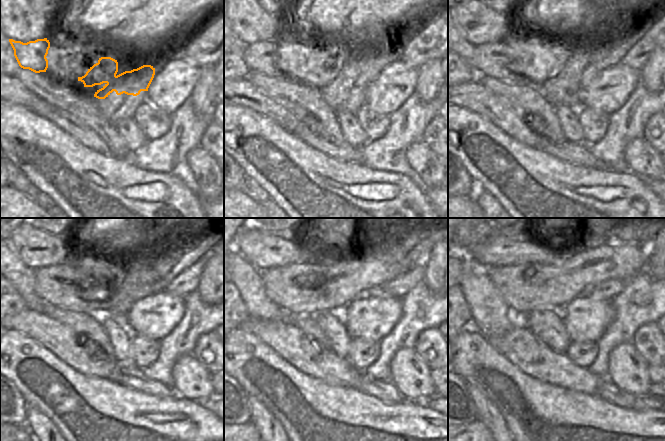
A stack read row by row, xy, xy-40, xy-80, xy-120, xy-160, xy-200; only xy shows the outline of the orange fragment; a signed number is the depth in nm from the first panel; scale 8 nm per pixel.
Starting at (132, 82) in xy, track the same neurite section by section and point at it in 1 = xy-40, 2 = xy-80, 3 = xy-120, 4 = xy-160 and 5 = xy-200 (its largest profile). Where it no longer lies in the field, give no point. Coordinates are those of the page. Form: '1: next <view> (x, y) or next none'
1: next xy-40 (328, 68)
2: next xy-80 (552, 68)
3: next xy-120 (88, 283)
4: next xy-160 (322, 284)
5: next xy-200 (536, 286)

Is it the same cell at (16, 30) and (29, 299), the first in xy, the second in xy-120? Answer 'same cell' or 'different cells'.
different cells

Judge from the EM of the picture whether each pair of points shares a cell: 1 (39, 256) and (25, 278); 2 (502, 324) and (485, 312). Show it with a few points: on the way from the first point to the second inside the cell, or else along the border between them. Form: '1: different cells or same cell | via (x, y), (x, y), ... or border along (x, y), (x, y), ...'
1: different cells | border along (15, 252), (27, 266), (34, 270)
2: same cell | via (498, 320), (489, 314)

